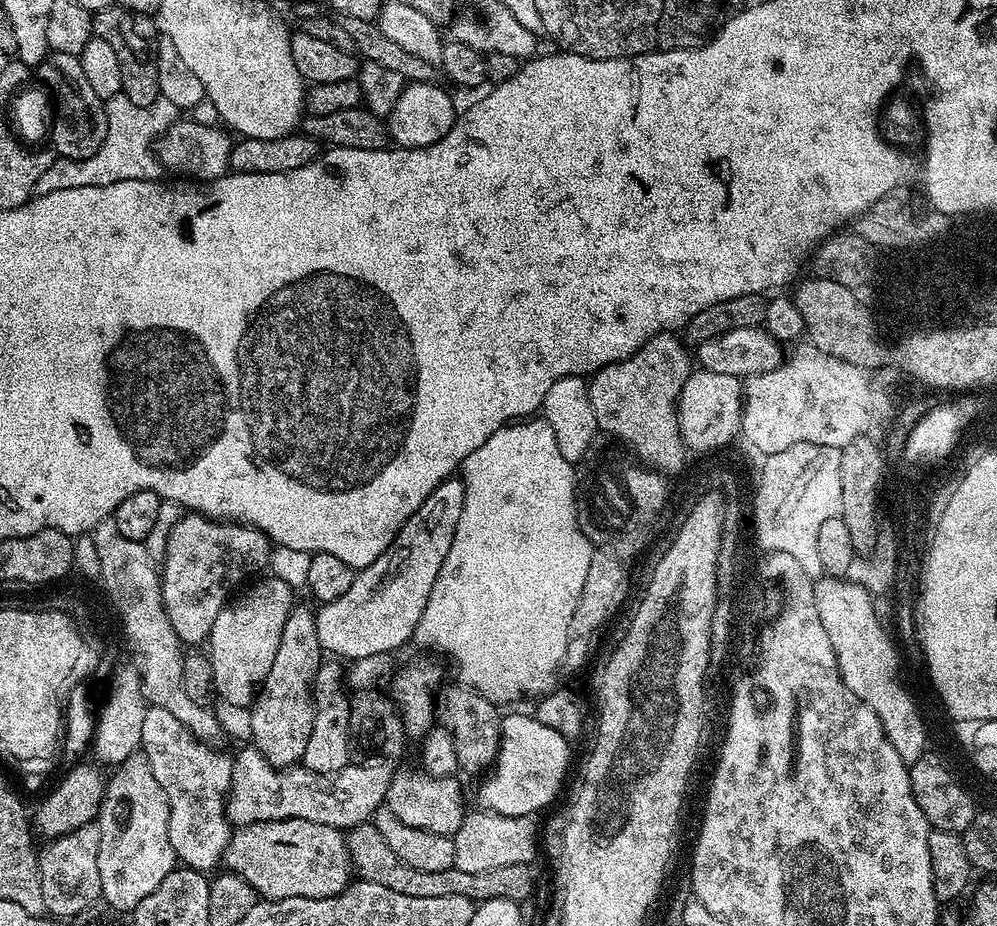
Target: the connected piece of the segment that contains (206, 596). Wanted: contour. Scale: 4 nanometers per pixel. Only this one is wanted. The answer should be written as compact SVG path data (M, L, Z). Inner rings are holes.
M184 514L170 530L160 572L162 602L176 637L185 645L207 641L214 618L229 603L228 591L247 572L267 569L272 550L268 535L247 524Z

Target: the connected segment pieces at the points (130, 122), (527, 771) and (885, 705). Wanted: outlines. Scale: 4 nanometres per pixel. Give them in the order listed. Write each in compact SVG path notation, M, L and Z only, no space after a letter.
M121 94L107 101L106 107L106 142L102 142L98 154L85 160L53 159L52 164L42 170L42 178L34 182L36 196L54 194L54 190L78 190L82 186L110 186L114 182L127 180L154 180L161 175L162 165L153 152L154 141L167 130L168 119L177 115L178 110L174 105L161 98L150 106L134 106L134 102Z
M512 712L507 717L506 715L500 721L500 748L496 751L496 758L494 761L494 769L496 773L493 774L492 780L484 780L480 784L480 789L476 792L476 800L481 809L485 811L495 811L502 813L504 816L532 816L540 812L556 795L560 792L560 787L564 784L564 775L568 772L568 748L570 748L570 742L562 734L558 734L558 730L550 730L550 726L542 726L542 722L536 720L535 715L528 714L523 716L520 712Z
M820 578L814 589L814 602L818 606L818 618L822 618L822 630L826 630L830 638L830 646L834 646L834 654L838 658L838 666L846 686L882 722L882 730L886 738L898 750L905 764L911 766L919 756L925 755L928 744L928 732L924 729L924 720L912 701L912 696L900 685L896 671L900 668L900 660L896 657L896 648L888 637L886 629L880 625L876 617L874 597L867 588L852 584L844 578Z

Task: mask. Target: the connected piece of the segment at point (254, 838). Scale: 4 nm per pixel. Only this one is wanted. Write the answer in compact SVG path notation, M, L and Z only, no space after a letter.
M302 818L258 822L237 827L228 837L222 864L227 871L237 872L239 876L246 878L246 882L254 886L257 897L266 900L330 898L348 887L354 876L345 833L334 826L323 825L318 821L304 821Z

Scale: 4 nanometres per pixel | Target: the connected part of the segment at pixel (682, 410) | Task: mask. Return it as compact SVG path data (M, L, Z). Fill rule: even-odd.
M703 370L693 371L686 386L682 386L680 400L676 403L676 417L680 423L680 436L685 445L696 452L715 453L724 450L741 431L744 408L742 380L730 374L714 374Z

